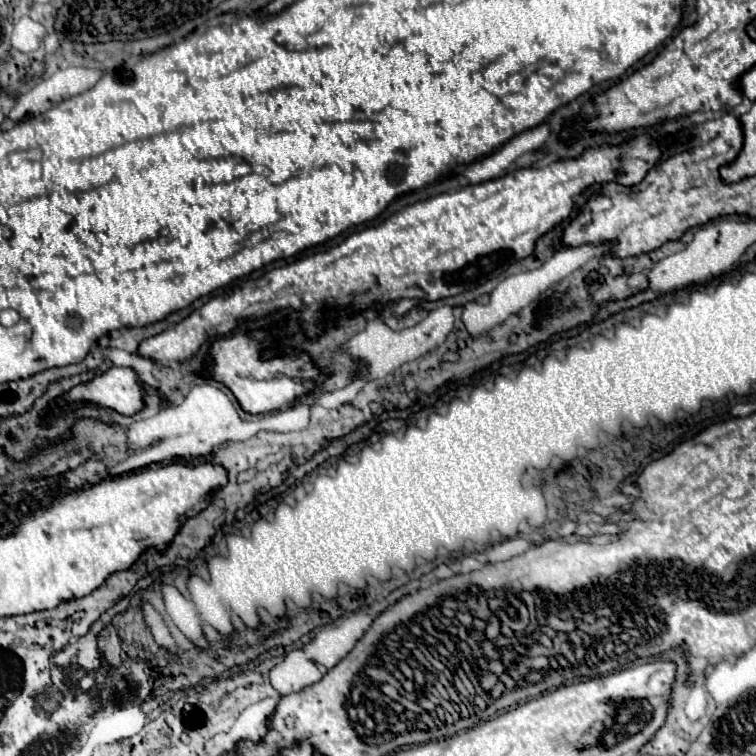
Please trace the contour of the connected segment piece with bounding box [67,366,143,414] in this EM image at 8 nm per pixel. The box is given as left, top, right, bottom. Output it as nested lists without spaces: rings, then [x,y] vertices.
[[[111,368],[107,370],[105,374],[93,378],[89,384],[83,384],[83,386],[75,386],[71,392],[69,392],[69,400],[91,400],[95,404],[103,404],[111,410],[117,410],[121,414],[135,414],[143,408],[143,402],[141,402],[141,390],[139,390],[139,384],[137,384],[139,376],[131,370],[131,368]]]

